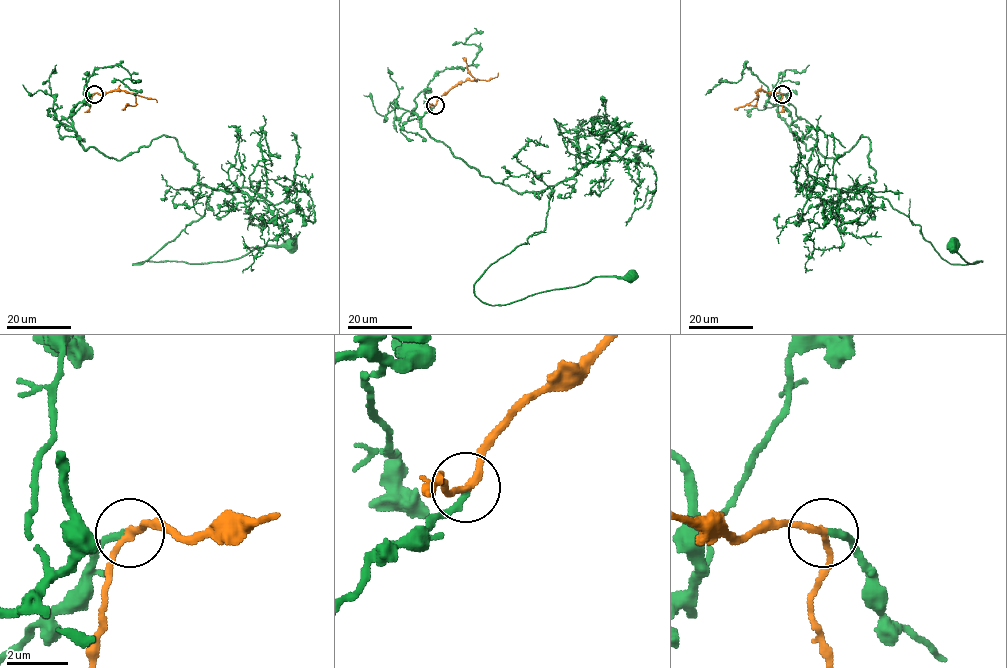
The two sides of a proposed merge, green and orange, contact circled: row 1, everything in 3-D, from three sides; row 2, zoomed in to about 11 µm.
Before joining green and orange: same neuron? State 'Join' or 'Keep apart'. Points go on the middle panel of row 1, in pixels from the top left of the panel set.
Join

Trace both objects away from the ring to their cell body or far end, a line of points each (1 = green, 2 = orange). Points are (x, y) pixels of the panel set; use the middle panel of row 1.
1: (435, 105), (408, 119), (482, 176), (539, 198), (553, 187), (544, 230), (474, 295), (508, 304), (630, 275)
2: (435, 105), (458, 83), (476, 81), (463, 57)

